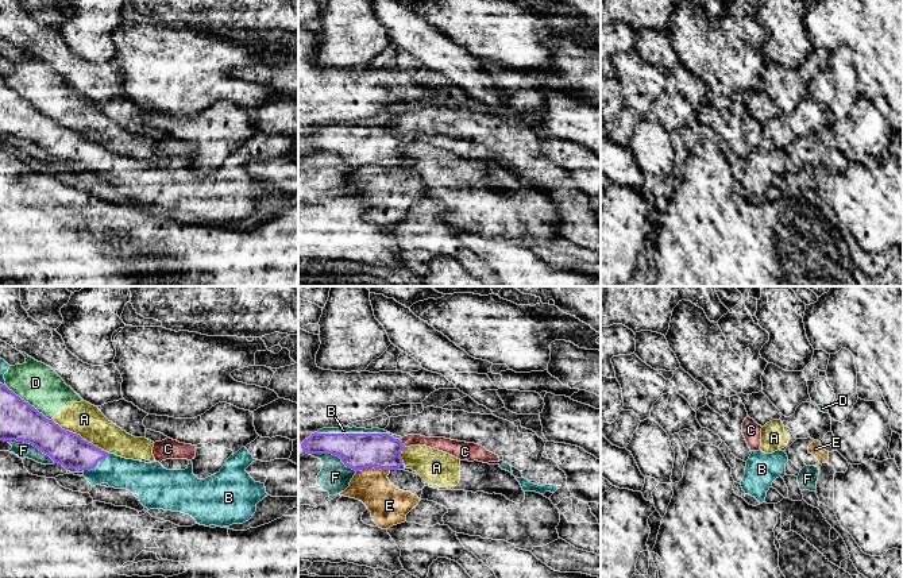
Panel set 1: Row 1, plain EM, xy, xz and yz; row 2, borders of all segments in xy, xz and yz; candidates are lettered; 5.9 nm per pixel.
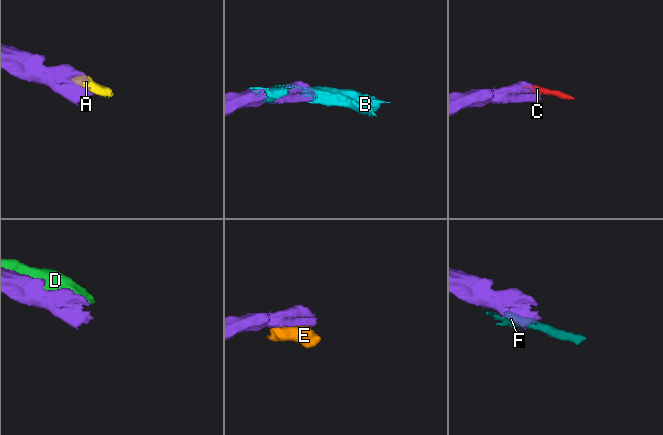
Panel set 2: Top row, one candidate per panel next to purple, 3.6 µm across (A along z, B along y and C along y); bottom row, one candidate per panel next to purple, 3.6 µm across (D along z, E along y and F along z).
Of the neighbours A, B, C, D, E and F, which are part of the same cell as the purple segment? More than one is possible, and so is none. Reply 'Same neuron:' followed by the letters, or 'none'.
Same neuron: B

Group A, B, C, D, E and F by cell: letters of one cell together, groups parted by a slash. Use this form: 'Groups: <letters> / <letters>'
Groups: A D / B / C / E / F

